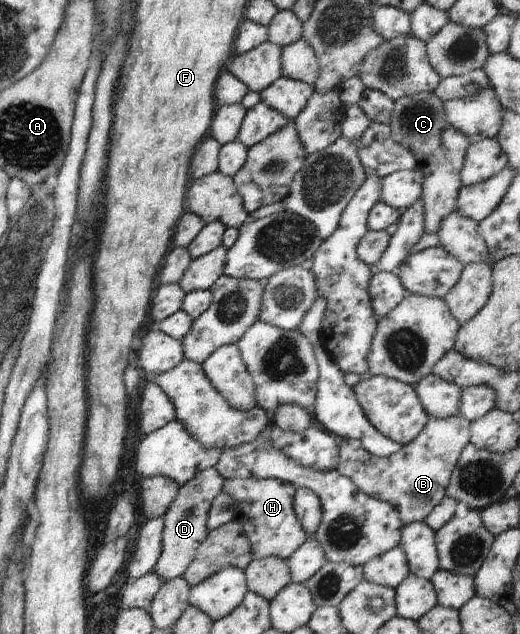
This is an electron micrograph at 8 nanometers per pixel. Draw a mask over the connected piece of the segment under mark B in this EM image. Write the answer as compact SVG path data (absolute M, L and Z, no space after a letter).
M462 414L448 419L429 418L420 435L410 443L403 445L398 453L394 453L390 457L381 458L370 453L362 449L362 446L354 439L339 440L340 463L336 470L344 477L349 477L362 493L393 505L394 509L397 509L403 525L406 526L412 522L423 522L432 513L434 507L444 499L452 470L456 467L462 450L469 442L469 421Z

